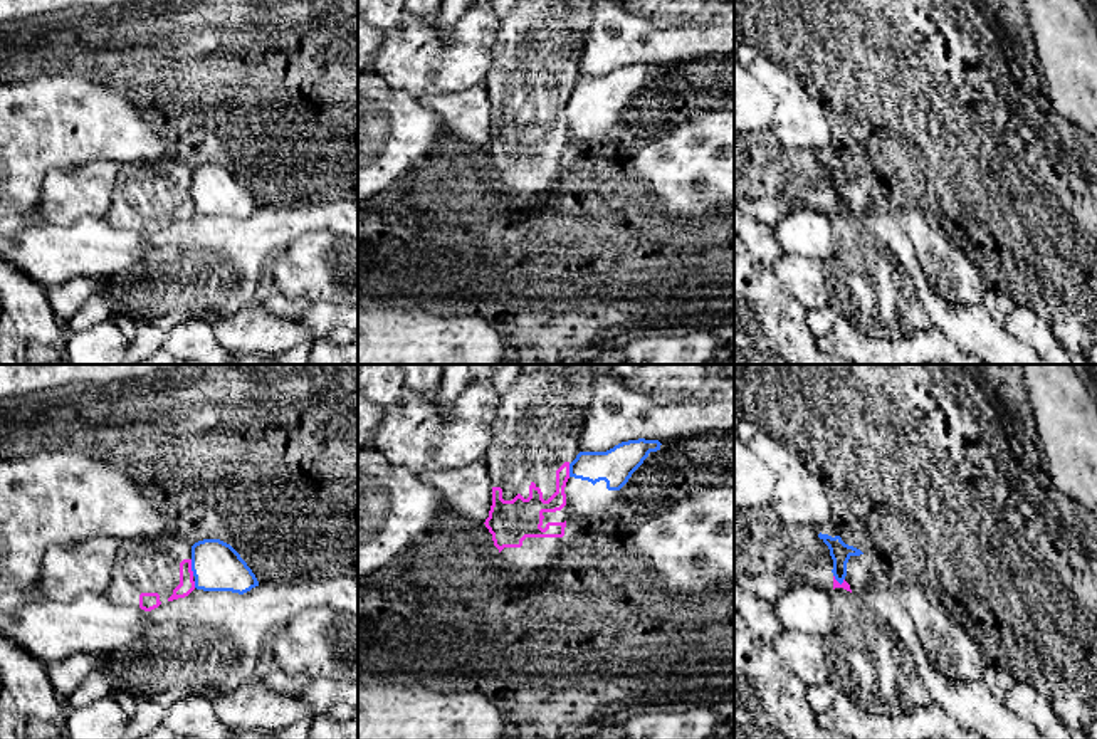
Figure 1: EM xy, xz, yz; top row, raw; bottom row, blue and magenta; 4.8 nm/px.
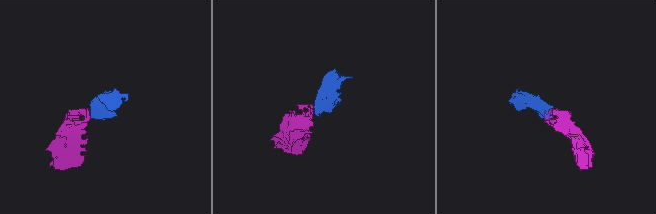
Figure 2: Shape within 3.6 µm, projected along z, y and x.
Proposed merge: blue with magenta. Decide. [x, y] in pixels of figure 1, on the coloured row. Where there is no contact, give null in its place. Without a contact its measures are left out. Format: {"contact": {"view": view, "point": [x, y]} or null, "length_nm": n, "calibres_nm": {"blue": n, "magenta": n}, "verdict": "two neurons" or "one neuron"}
{"contact": {"view": "xy", "point": [192, 568]}, "length_nm": 80, "calibres_nm": {"blue": 240, "magenta": 80}, "verdict": "two neurons"}

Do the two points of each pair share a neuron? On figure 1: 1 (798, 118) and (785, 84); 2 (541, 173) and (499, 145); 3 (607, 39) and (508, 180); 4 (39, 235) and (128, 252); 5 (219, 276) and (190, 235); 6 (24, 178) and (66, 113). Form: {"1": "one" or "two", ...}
{"1": "one", "2": "one", "3": "two", "4": "one", "5": "one", "6": "one"}

